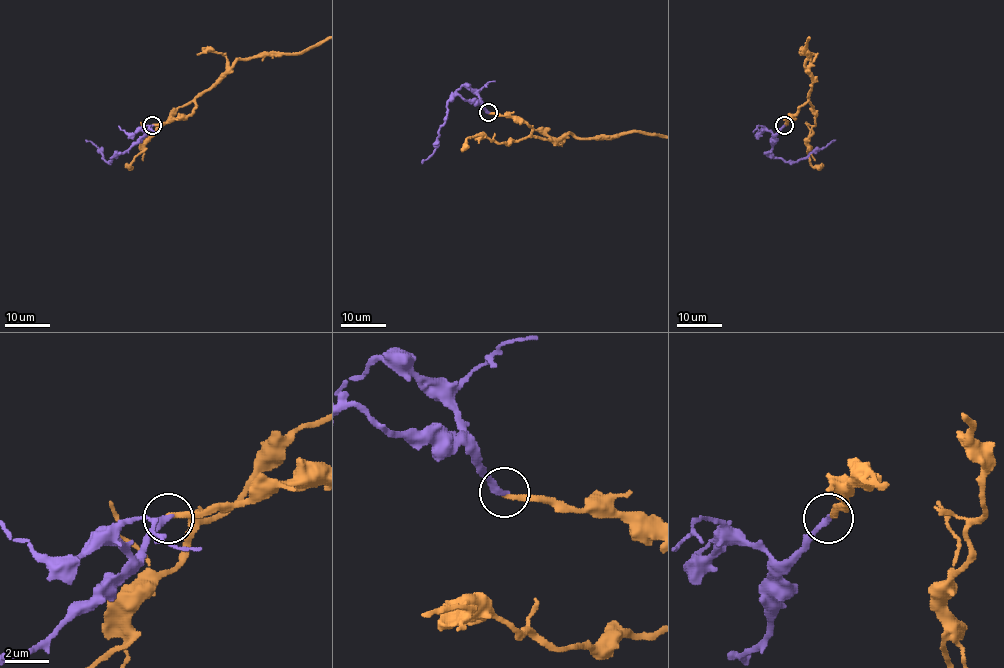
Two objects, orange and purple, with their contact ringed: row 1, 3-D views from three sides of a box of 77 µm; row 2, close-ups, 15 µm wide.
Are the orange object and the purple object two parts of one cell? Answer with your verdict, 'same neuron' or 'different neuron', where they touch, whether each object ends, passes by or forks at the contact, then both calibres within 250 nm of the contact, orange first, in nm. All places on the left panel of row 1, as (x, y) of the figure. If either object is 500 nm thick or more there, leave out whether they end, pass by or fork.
same neuron; place (152, 125); orange ends; purple ends; calibres 240 and 320 nm

